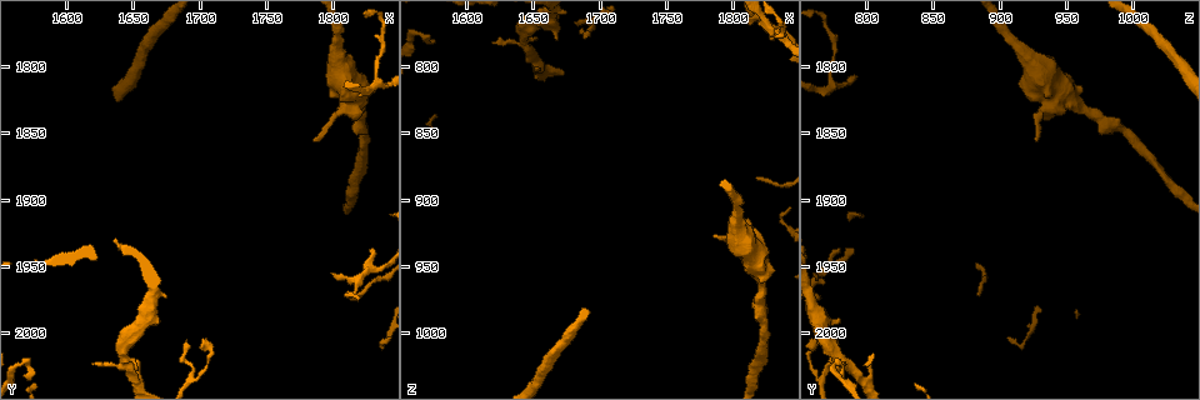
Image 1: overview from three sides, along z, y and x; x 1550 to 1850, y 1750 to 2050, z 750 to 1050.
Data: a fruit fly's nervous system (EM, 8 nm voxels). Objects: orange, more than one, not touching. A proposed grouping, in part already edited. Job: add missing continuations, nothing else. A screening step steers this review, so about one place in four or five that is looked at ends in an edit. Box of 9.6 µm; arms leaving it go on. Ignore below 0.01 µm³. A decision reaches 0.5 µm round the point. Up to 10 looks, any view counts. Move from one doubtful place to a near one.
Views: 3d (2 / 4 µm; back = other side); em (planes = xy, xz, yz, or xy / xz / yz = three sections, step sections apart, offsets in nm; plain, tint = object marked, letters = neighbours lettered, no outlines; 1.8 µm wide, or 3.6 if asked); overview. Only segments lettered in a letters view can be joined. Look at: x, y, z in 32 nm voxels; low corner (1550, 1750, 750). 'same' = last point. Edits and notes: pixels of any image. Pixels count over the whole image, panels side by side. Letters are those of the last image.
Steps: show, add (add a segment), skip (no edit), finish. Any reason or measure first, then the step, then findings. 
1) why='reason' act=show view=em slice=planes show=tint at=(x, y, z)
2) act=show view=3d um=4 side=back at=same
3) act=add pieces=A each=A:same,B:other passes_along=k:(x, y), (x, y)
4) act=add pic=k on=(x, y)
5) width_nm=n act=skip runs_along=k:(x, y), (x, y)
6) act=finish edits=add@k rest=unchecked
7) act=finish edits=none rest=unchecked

why='thin end' act=show view=em slice=planes show=letters at=(1568, 2032, 782)

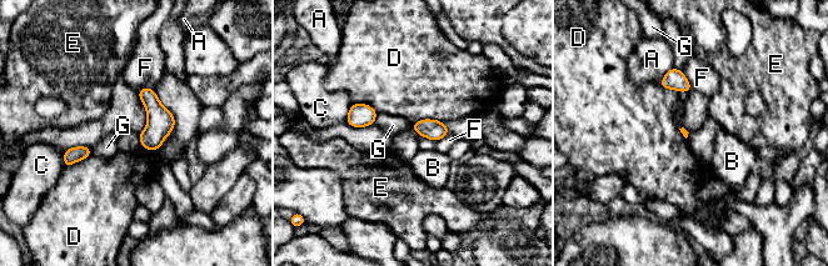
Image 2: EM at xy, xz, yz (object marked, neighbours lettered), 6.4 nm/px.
act=skip each=A:other,B:other,C:other,D:other,E:other,F:other,G:other border=2:(682, 71), (692, 88) found='none of them fits'

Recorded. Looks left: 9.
why='free end' act=show view=3d um=4 at=(1654, 2022, 800)

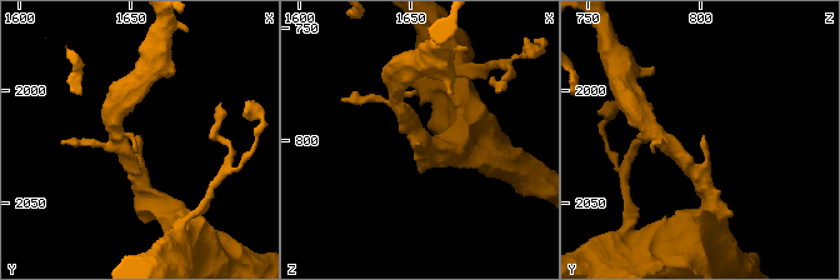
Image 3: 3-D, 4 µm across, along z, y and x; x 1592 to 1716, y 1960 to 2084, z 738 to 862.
why='now the EM' act=show view=em slice=planes show=letters at=(1654, 2021, 801)

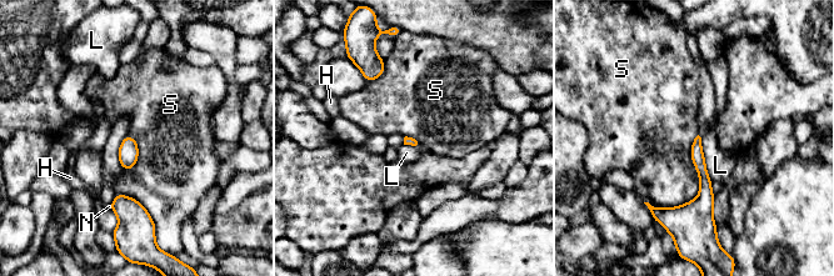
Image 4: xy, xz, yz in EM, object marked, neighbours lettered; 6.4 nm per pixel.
act=skip each=H:other,L:other,N:other,S:other border=4:(698, 135), (699, 194), (644, 202) found='none of them fits'

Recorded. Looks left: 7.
why='tapers out' act=show view=3d um=4 at=(1830, 1936, 780)

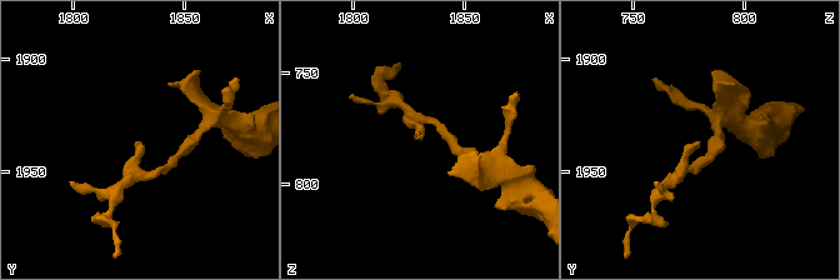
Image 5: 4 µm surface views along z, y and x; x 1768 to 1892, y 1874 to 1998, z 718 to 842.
why='shape alone is not enough' act=show view=em slice=xz step=8 show=letters at=(1829, 1936, 779)

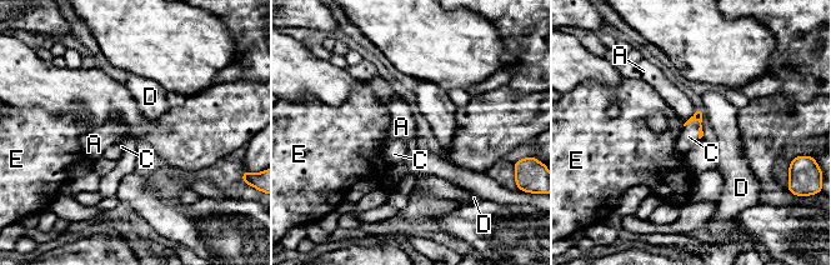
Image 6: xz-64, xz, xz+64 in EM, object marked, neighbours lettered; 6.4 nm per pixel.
why='another direction' act=show view=em slice=planes show=letters at=same

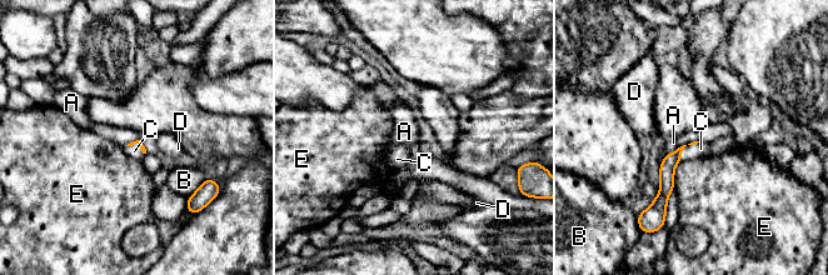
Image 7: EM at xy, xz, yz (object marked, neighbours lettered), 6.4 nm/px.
longest_contact=A:280nm act=add pieces=C each=A:other,B:other,C:same,D:other,E:other found='it goes on there'

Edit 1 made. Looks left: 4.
act=show view=overview

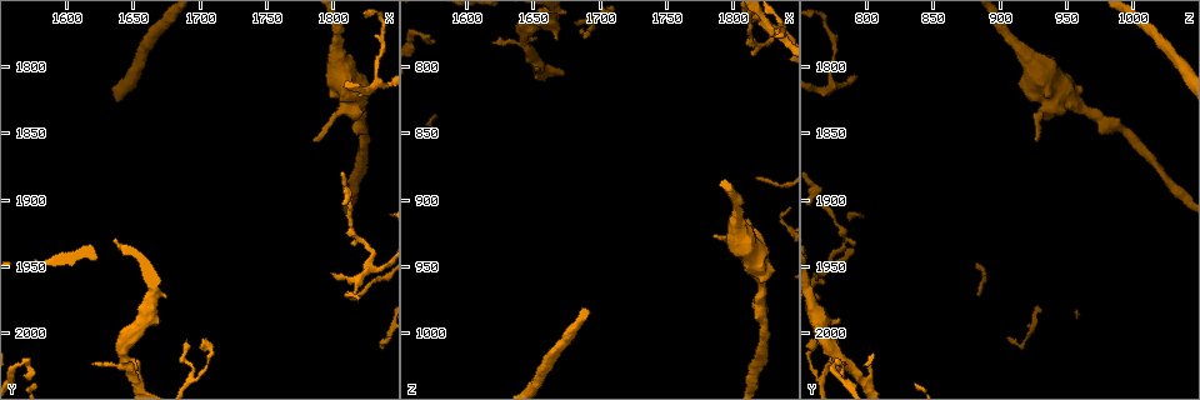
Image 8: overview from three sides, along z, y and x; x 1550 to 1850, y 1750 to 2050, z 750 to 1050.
why='thin end' act=show view=3d um=2 at=(1784, 1854, 928)

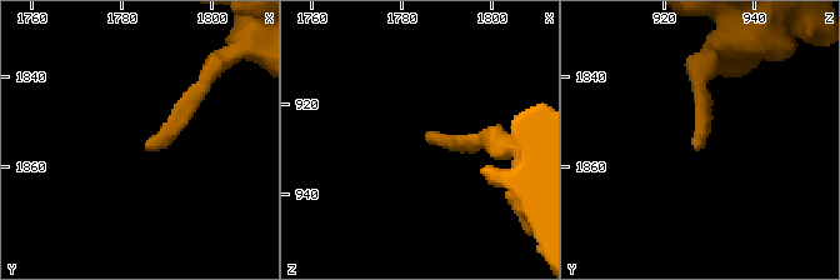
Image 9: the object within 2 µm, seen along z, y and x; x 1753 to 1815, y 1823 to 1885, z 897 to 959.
why='now the EM' act=show view=em slice=planes show=tint at=(1784, 1856, 927)

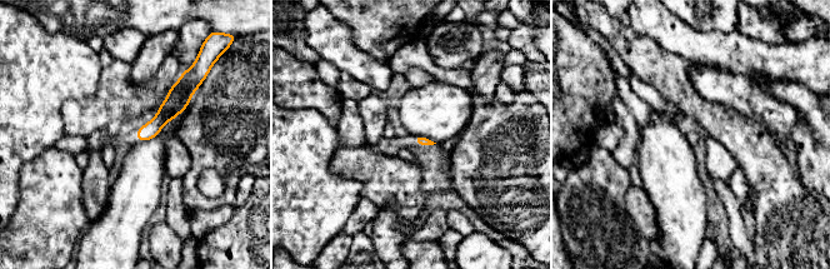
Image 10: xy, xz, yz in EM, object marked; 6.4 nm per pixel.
act=show view=em slice=planes show=letters at=same

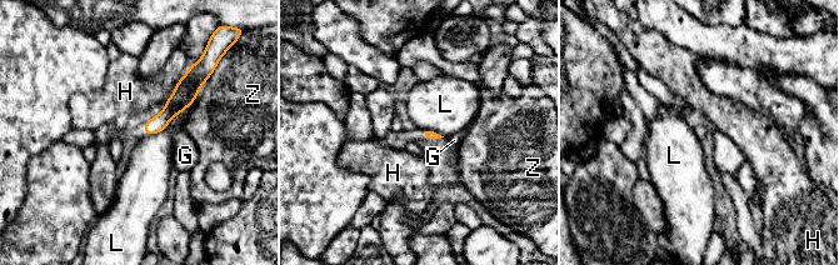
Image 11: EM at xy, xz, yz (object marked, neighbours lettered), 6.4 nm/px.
longest_contact=L:360nm act=skip each=G:other,H:other,L:other,Z:other runs_along=11:(188, 76), (185, 94), (149, 131) found='no lettered segment goes on from it'

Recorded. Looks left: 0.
act=finish edits=add@7 rest=unchecked

